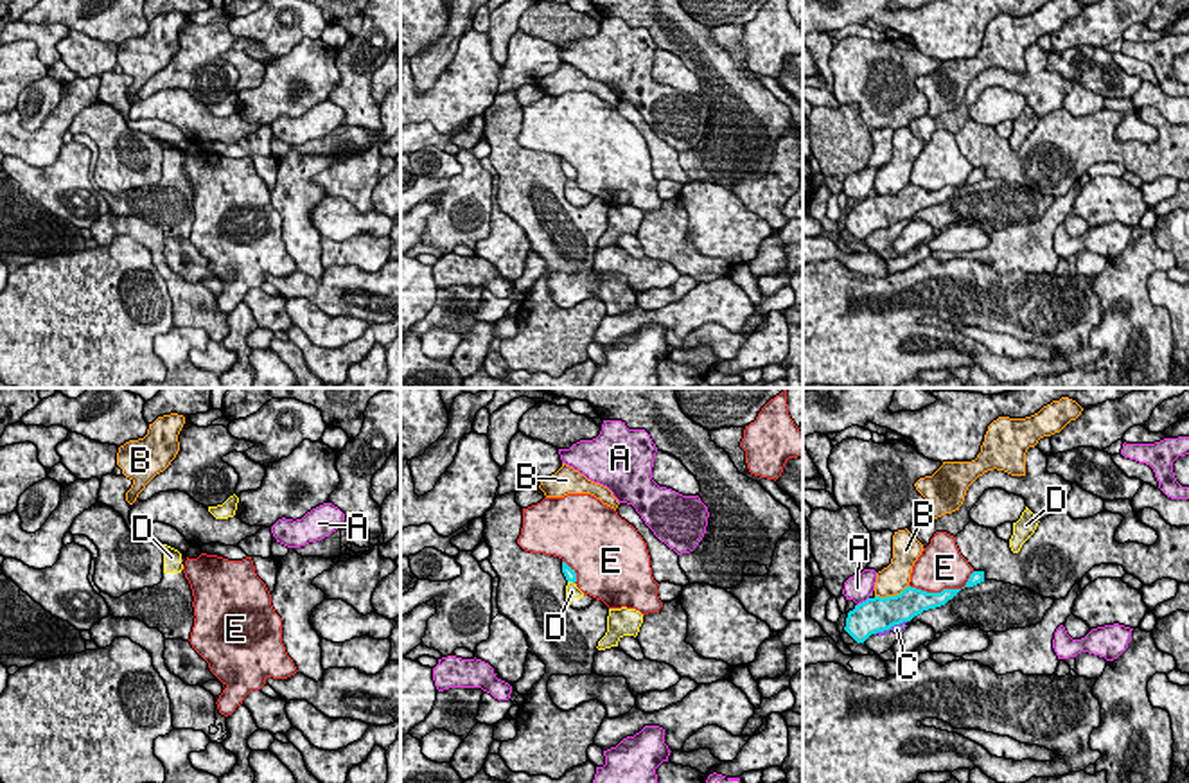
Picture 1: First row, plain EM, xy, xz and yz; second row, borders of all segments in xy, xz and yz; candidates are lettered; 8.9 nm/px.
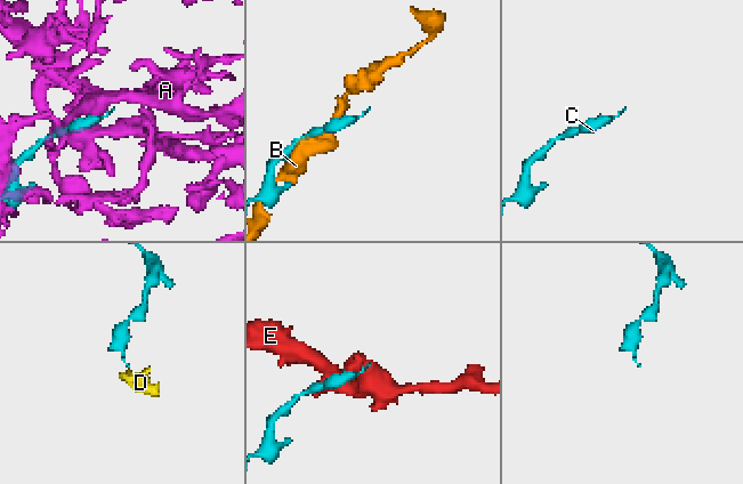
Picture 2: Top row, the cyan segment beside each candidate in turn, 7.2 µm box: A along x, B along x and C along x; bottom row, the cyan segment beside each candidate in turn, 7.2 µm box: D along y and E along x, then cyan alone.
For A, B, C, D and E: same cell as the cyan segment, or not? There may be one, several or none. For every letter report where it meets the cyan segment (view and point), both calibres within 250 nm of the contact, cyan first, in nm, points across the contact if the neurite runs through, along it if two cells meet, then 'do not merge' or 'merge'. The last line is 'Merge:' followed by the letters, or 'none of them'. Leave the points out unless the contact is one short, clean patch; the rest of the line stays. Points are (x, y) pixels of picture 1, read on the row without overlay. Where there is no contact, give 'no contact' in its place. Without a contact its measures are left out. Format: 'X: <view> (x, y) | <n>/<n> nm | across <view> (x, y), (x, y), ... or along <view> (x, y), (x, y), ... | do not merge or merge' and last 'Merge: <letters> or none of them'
A: yz (863, 200) | 320/240 nm | do not merge
B: yz (891, 194) | 320/280 nm | do not merge
C: yz (889, 225) | 320/90 nm | along yz (906, 218), (875, 230) | do not merge
D: xz (572, 178) | 100/130 nm | along xz (568, 178), (573, 182) | do not merge
E: yz (943, 187) | 200/420 nm | do not merge
Merge: none of them

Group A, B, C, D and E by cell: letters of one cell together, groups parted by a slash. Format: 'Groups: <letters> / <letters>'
Groups: A / B / C D / E

